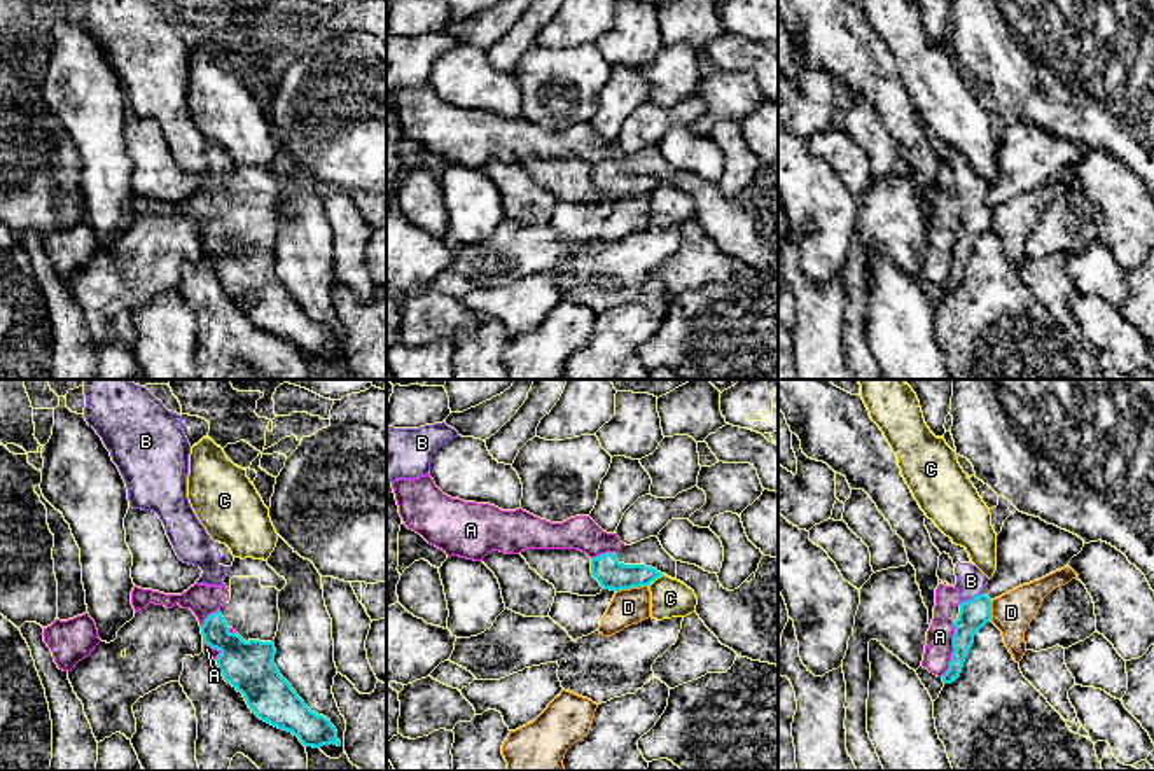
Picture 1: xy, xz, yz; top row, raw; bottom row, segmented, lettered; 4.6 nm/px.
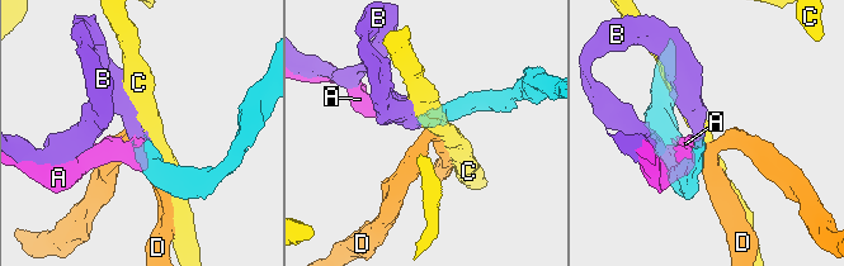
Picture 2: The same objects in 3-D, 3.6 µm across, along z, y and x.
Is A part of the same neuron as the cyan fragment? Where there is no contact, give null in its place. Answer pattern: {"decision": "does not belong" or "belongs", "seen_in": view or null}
{"decision": "does not belong", "seen_in": "yz"}

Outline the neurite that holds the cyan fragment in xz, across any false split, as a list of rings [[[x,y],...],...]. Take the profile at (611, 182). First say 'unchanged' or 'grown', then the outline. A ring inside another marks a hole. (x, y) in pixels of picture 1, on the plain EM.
unchanged | [[[614,161],[591,166],[591,182],[603,198],[621,199],[650,194],[663,182],[645,173],[619,171]]]

